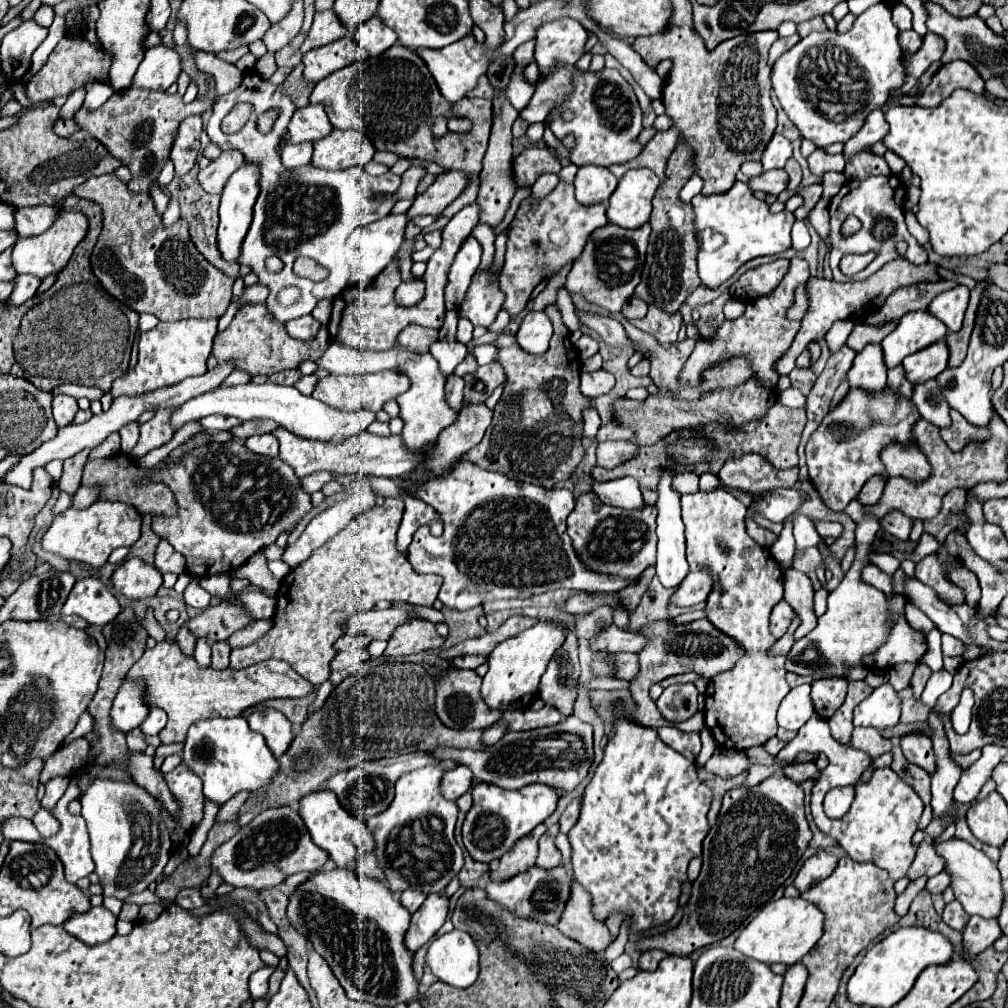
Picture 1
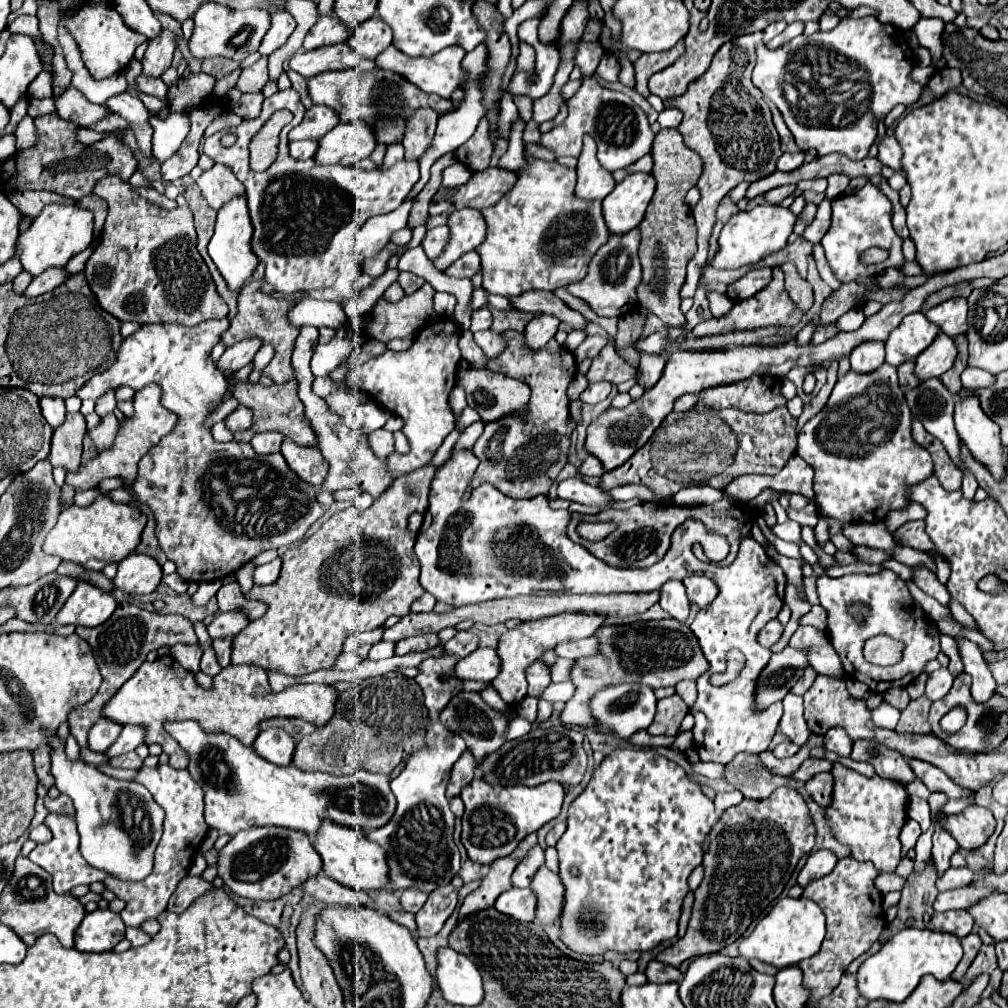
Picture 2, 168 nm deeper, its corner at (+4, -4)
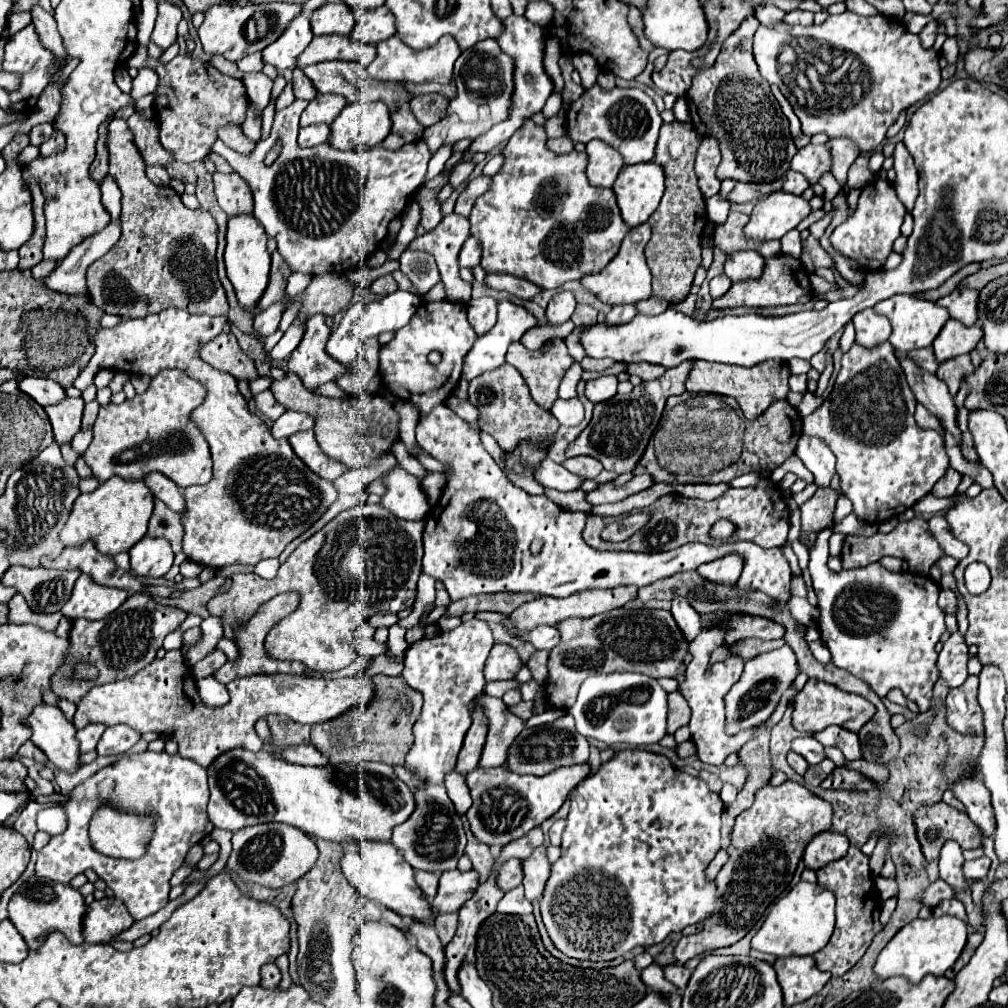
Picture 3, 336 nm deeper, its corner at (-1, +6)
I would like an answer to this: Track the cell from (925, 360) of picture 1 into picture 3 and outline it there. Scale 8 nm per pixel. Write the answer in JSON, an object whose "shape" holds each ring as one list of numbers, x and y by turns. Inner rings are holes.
{"shape":[[951,318,933,342,935,358,937,358,937,362,945,362,959,354,967,354,977,346,977,342,981,338,983,338,983,330,979,324,963,326,959,320]]}

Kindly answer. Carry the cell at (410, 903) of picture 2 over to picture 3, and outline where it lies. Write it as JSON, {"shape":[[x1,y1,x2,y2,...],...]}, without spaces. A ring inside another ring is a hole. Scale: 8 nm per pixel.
{"shape":[[415,872,415,882,419,884,419,888,423,890,423,894,433,900,437,894,437,886,439,886,439,874,435,872]]}

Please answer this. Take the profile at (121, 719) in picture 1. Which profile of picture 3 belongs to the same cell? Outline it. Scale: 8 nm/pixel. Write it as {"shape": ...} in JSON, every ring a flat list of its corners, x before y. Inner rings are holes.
{"shape":[[89,726,89,728,83,728,77,732,77,740,79,740,79,752,85,754,85,752,91,752,95,748,95,744,99,742,99,736,103,734,103,726]]}

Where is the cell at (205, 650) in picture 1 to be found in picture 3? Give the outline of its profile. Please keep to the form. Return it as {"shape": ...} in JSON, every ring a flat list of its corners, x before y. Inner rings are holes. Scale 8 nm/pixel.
{"shape":[[207,676,207,678,201,678,197,682,197,692,199,692,199,698,205,706,209,708,219,708,223,704,229,702,229,692,225,688,225,684,217,682,213,676]]}

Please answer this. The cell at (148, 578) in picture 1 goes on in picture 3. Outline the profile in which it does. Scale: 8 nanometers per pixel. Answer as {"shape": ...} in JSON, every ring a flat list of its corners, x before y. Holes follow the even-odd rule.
{"shape":[[141,538,131,548,131,570,137,576,165,576,173,566,173,550,165,538]]}

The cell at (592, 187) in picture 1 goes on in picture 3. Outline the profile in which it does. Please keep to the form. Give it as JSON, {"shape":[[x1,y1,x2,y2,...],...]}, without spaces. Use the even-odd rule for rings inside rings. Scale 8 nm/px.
{"shape":[[591,140,587,144,589,154,589,166,587,166,587,178,593,186,613,186,617,174,623,168,623,156,611,148,609,144,601,140]]}

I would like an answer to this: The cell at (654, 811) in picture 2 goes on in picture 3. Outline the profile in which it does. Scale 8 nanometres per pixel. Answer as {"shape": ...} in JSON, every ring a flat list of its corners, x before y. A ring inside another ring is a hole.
{"shape":[[623,750,623,752,617,752,609,762,605,762,587,780,583,780,571,792,569,798,571,798,571,806,569,806,569,814,567,814,567,826,563,830,561,858,551,866,551,876,545,884,543,896,539,898,543,924,547,928,547,934,553,942,553,946,559,952,563,952,569,958,577,958,577,960,607,962,607,960,615,960,615,958,623,956,625,952,633,950,635,946,647,948,647,946,659,944,671,932,681,932,685,926,703,922,703,920,707,920,707,916,713,914,715,902,717,902,717,886,715,886,715,882,707,880,705,870,719,850,719,828,721,828,723,800,719,798,719,794,711,792,701,778,693,778,685,772,675,770,673,764,663,756,657,756,657,754,651,754,645,750]]}

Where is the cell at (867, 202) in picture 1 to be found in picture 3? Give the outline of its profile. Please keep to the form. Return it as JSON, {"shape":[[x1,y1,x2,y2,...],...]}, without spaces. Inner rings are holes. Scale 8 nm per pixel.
{"shape":[[877,178,871,184,867,184,867,188,861,190,859,204,853,218,847,218,843,224,835,228,831,236,831,244,843,256,857,260,865,270,877,270,891,254,893,242,901,236,899,228,903,224,903,218,905,218,905,208,897,198,891,182]]}

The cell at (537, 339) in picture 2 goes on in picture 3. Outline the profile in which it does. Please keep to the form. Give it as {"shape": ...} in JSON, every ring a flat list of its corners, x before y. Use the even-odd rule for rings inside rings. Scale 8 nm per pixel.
{"shape":[[559,292,551,298,549,306,547,306,547,318,549,324,563,324,565,320,571,318,571,314,575,312,577,300,573,296,573,292]]}

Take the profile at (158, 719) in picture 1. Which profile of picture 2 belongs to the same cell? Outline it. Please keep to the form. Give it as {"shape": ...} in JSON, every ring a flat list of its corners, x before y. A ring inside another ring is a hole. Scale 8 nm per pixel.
{"shape":[[126,726,118,736,118,740,114,742,114,746,106,750,106,756,114,758,118,754,136,750,140,744,144,744,144,740,146,740,146,726]]}

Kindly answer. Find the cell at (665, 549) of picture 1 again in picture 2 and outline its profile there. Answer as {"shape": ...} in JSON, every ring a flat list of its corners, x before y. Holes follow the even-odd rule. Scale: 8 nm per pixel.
{"shape":[[668,580,662,588,660,588,660,606,678,622,686,622,688,618,688,596,686,596,686,588,682,584,682,580]]}

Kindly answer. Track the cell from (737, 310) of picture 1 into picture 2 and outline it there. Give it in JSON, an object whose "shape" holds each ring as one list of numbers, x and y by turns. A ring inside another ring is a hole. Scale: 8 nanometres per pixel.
{"shape":[[710,292,708,298,710,298,710,310,712,310,712,316,714,318,726,316,732,310,732,306,734,306,734,300,730,300,728,296,716,294,716,292]]}

